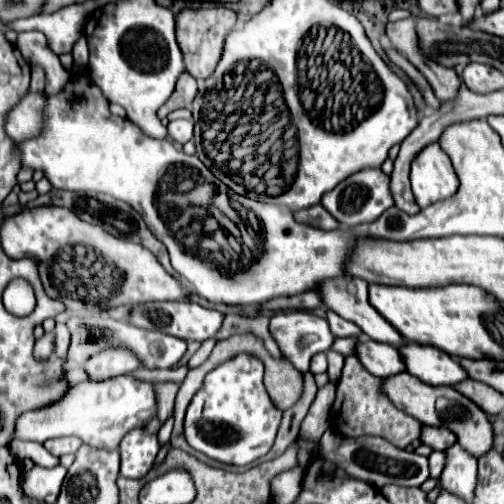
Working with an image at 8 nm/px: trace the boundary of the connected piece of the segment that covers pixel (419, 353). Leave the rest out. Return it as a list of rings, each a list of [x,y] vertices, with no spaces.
[[[408,344],[408,348],[400,348],[400,352],[404,352],[404,360],[408,360],[408,374],[414,374],[430,386],[456,386],[468,380],[460,362],[434,346]]]

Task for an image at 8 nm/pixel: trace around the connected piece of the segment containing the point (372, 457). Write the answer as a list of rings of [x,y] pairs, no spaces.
[[[326,430],[320,440],[320,456],[332,460],[336,466],[344,468],[350,476],[360,480],[368,480],[372,486],[382,488],[384,484],[400,484],[400,486],[420,486],[428,480],[428,458],[418,456],[410,450],[400,450],[384,438],[378,436],[360,436],[360,438],[344,438],[332,430]]]

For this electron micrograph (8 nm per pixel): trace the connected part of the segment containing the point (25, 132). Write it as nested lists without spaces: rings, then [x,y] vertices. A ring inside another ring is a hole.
[[[30,94],[20,104],[16,104],[6,116],[4,132],[12,140],[24,140],[40,132],[40,118],[44,106],[44,94]]]

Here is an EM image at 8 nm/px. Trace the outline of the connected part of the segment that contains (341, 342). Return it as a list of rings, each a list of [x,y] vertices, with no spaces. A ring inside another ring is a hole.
[[[336,338],[332,348],[338,350],[340,354],[344,354],[344,356],[350,356],[350,354],[354,354],[356,344],[358,344],[358,338]]]

